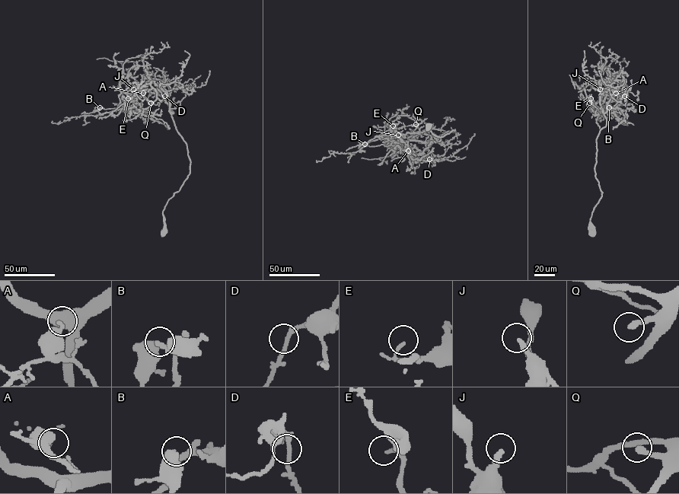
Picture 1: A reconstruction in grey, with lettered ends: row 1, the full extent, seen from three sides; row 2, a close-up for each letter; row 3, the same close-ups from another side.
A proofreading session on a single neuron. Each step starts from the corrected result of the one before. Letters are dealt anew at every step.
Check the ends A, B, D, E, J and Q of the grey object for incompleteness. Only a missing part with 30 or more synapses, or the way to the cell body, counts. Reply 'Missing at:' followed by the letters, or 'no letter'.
Missing at: Q

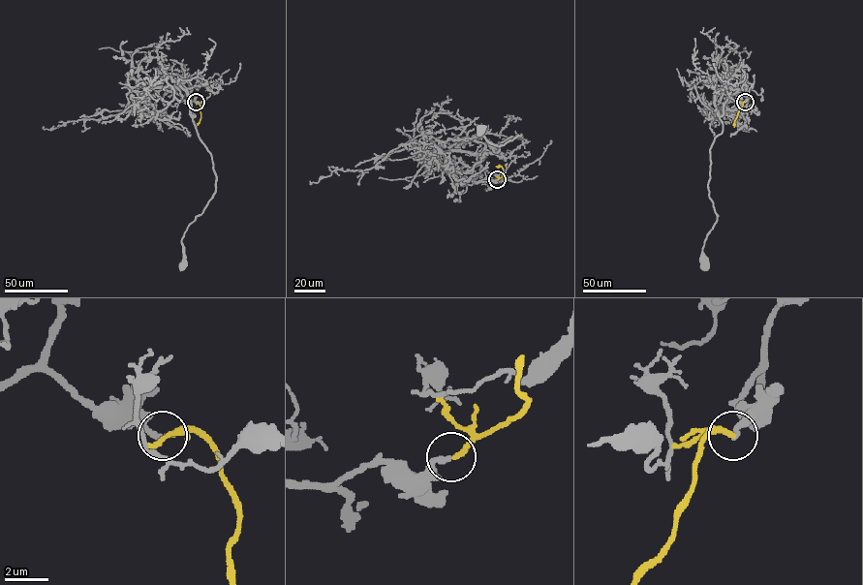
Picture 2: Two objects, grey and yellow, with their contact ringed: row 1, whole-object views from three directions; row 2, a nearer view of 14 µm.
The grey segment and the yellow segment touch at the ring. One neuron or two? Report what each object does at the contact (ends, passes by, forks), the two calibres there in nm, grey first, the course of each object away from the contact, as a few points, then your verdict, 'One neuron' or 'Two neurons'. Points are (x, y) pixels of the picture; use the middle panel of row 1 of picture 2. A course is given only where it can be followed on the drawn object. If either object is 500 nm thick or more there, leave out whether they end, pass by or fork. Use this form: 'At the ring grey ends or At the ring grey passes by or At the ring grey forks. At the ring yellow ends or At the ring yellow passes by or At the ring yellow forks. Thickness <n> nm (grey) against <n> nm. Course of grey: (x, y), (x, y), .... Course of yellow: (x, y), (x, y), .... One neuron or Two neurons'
At the ring grey ends. At the ring yellow ends. Thickness 260 nm (grey) against 260 nm. Course of grey: (497, 179), (470, 185), (460, 174), (520, 135), (497, 146), (479, 130). Course of yellow: (497, 179), (503, 175), (503, 169), (497, 166). One neuron

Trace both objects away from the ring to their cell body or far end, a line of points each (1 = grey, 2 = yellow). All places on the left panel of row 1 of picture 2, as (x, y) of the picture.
1: (196, 102), (178, 101), (167, 85), (182, 96), (195, 115), (216, 176), (213, 197), (181, 239), (181, 268)
2: (196, 102), (200, 107), (200, 115), (196, 127)

